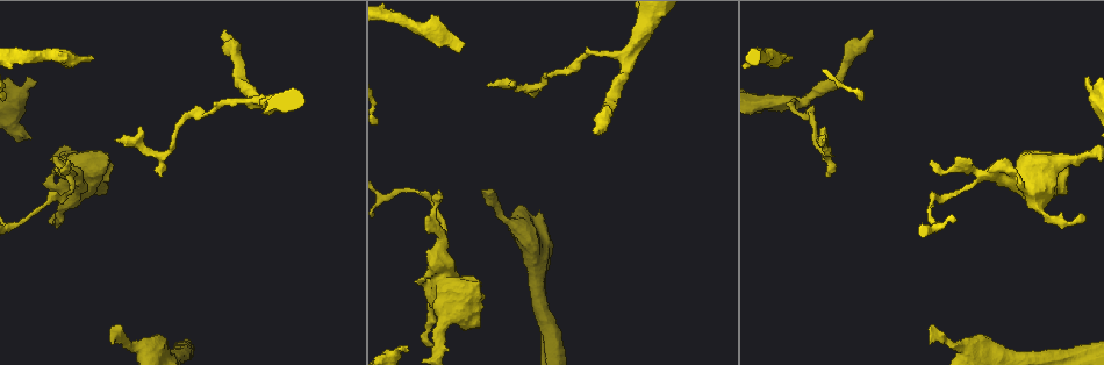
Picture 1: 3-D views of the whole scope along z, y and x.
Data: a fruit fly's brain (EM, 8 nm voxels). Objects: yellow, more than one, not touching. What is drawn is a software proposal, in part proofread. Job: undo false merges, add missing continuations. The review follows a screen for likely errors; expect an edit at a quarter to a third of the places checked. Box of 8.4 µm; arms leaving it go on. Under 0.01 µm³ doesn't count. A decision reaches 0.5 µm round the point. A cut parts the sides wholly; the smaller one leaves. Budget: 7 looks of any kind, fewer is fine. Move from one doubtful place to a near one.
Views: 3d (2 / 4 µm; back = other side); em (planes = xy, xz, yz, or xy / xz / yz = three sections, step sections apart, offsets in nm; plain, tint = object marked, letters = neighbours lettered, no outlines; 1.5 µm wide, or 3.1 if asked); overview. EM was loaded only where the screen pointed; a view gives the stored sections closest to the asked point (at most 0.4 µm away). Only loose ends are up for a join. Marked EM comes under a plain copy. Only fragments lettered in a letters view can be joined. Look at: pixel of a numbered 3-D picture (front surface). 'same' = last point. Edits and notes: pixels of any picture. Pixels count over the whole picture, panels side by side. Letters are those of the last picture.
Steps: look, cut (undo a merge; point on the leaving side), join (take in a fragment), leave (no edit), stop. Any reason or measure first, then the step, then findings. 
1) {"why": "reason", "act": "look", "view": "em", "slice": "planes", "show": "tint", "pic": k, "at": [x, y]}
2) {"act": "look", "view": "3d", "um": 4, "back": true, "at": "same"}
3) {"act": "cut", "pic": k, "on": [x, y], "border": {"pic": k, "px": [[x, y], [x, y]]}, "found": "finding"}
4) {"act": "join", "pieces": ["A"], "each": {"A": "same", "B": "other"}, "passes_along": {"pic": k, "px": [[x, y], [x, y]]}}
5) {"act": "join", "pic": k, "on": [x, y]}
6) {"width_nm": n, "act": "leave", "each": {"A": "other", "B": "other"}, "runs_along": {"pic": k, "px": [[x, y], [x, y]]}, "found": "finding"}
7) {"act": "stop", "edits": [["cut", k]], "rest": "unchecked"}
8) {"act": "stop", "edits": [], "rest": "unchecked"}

{"why": "an open end", "act": "look", "view": "em", "slice": "xy", "step": 8, "show": "tint", "pic": 1, "at": [597, 134]}

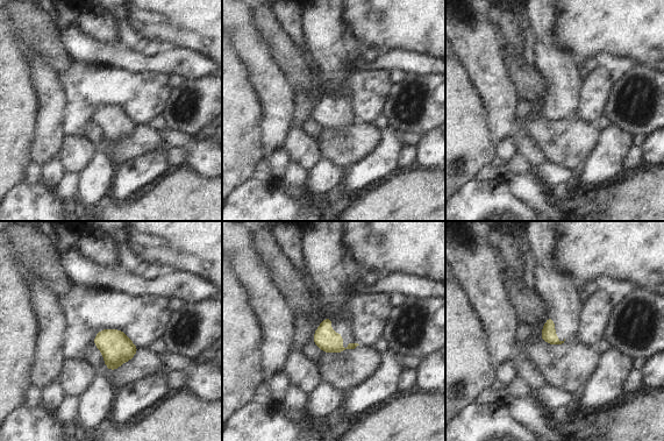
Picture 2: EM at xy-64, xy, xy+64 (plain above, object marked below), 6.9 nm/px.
{"why": "another direction", "act": "look", "view": "em", "slice": "xz", "step": 8, "show": "letters", "at": "same"}

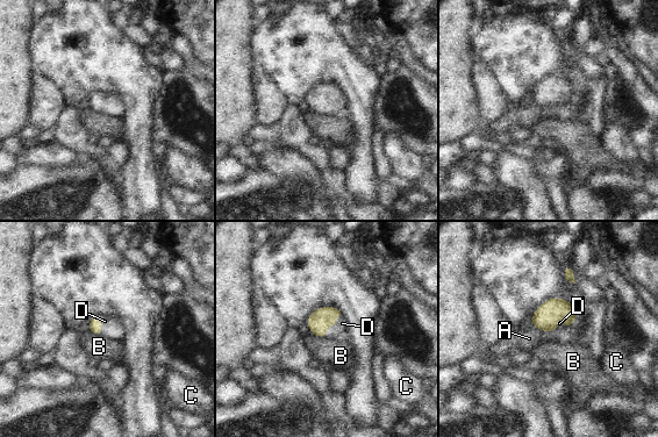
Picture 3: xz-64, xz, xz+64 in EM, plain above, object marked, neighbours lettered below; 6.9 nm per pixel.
{"act": "join", "pieces": ["D"], "each": {"A": "other", "B": "other", "C": "other", "D": "same"}, "passes_along": {"pic": 3, "px": [[320, 320], [334, 326], [342, 323]]}, "found": "it goes on there"}

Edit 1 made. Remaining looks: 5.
{"why": "see it whole again", "act": "look", "view": "overview"}

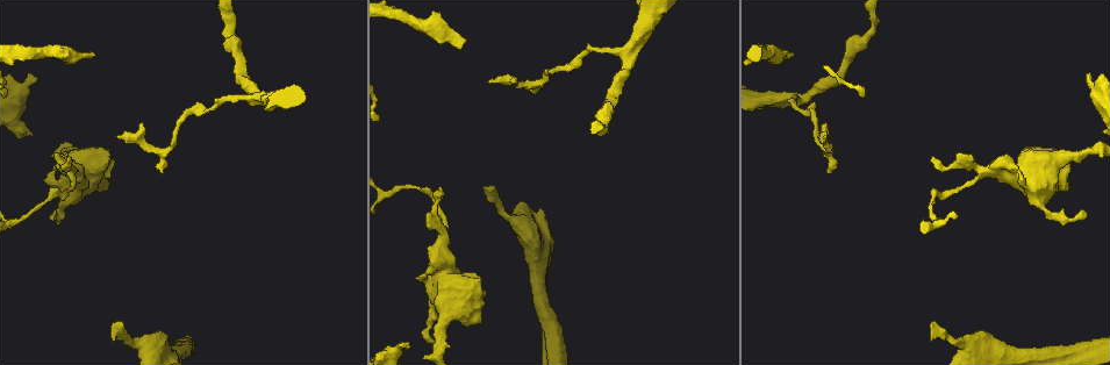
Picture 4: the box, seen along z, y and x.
{"why": "free end", "act": "look", "view": "3d", "um": 4, "pic": 4, "at": [1020, 173]}

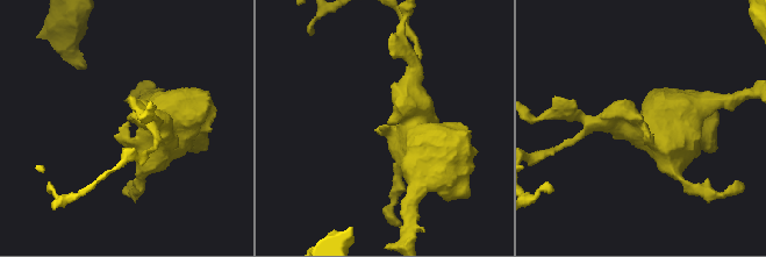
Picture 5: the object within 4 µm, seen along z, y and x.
{"why": "need the tissue", "act": "look", "view": "em", "slice": "planes", "show": "letters", "pic": 5, "at": [382, 128]}

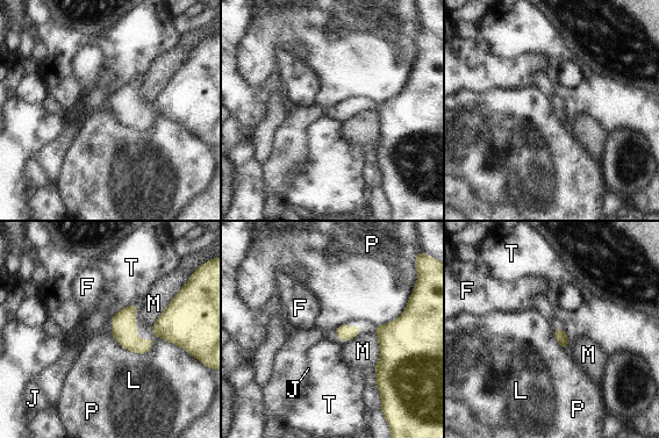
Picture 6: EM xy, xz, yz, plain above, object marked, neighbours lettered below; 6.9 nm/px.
{"act": "leave", "each": {"F": "other", "J": "other", "L": "other", "M": "other", "P": "other", "T": "other"}, "border": {"pic": 6, "px": [[413, 291], [396, 317], [375, 327]]}, "found": "none of them fits"}

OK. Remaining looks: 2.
{"why": "an open end", "act": "look", "view": "3d", "um": 4, "pic": 4, "at": [465, 41]}

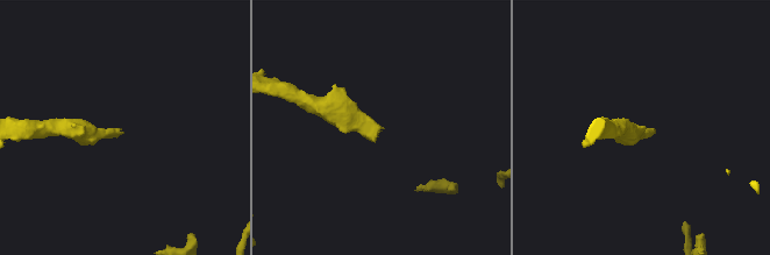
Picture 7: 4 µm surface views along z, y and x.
{"why": "now the EM", "act": "look", "view": "em", "slice": "xy", "step": 8, "show": "letters", "pic": 7, "at": [383, 128]}

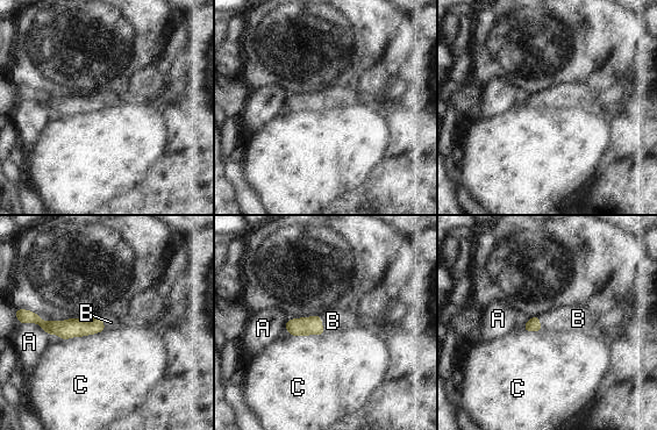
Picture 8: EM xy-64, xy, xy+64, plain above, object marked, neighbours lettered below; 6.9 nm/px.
{"act": "join", "pieces": ["B"], "each": {"A": "other", "B": "same", "C": "other"}, "found": "the neuron continues"}

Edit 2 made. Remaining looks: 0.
{"act": "stop", "edits": [["join", 3], ["join", 8]], "rest": "unchecked"}

